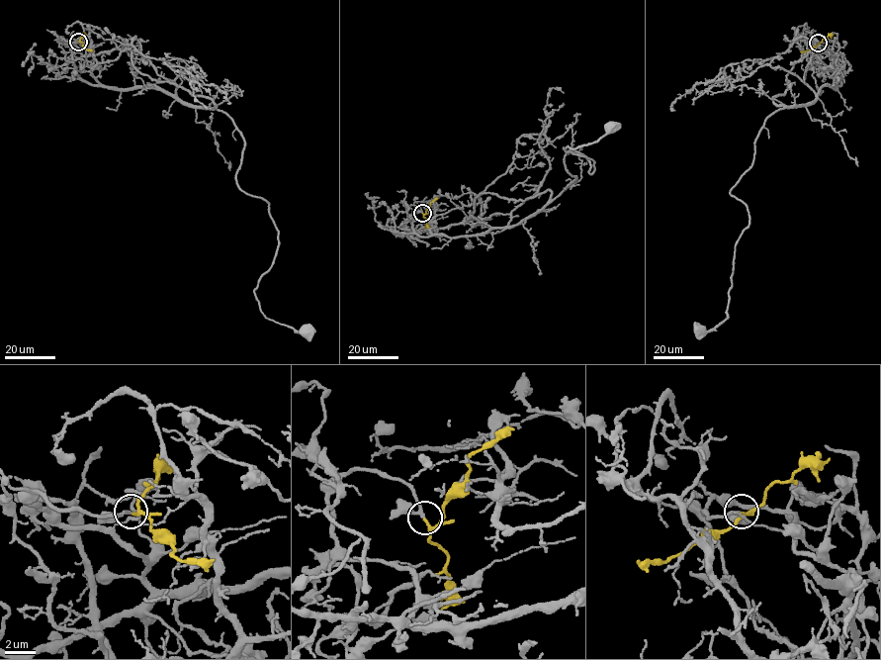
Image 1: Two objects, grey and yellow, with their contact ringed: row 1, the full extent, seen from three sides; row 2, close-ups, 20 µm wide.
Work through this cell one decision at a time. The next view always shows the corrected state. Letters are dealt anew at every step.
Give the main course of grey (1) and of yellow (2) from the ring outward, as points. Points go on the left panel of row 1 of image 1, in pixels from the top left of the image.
1: (78, 42), (61, 40), (101, 83), (156, 86), (232, 121), (236, 184), (278, 232), (254, 295), (305, 331)
2: (78, 42), (87, 49), (92, 49)

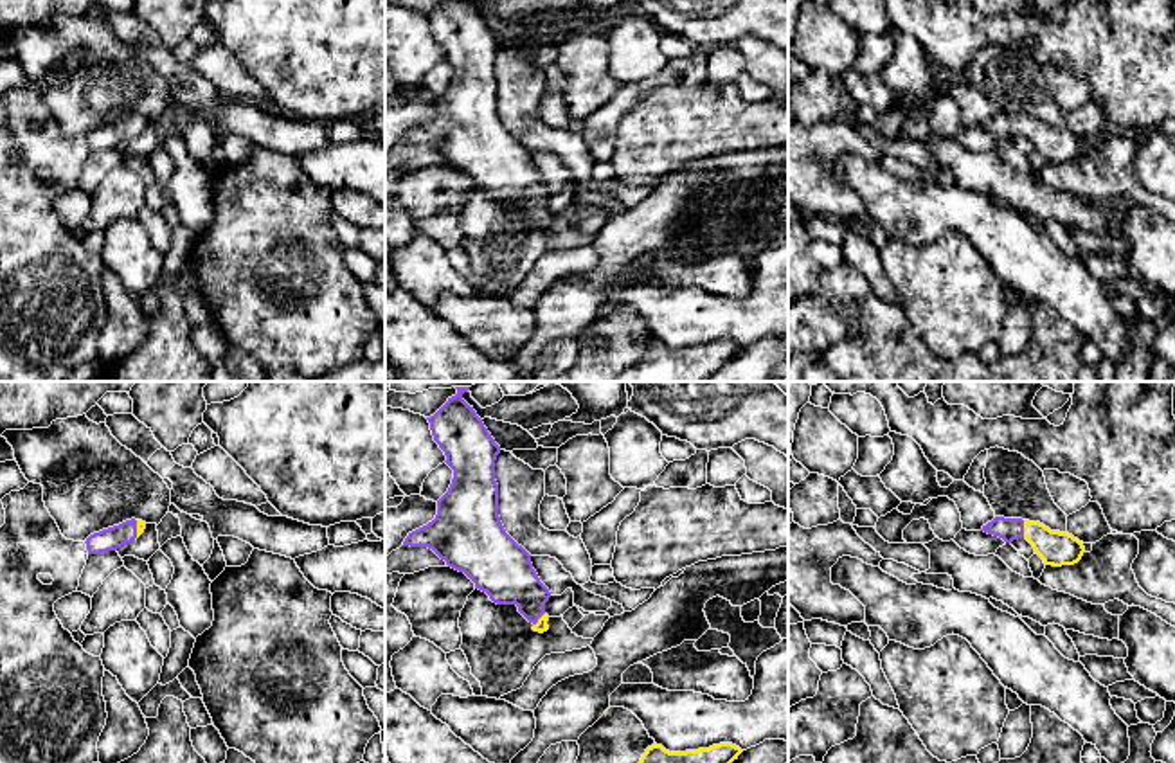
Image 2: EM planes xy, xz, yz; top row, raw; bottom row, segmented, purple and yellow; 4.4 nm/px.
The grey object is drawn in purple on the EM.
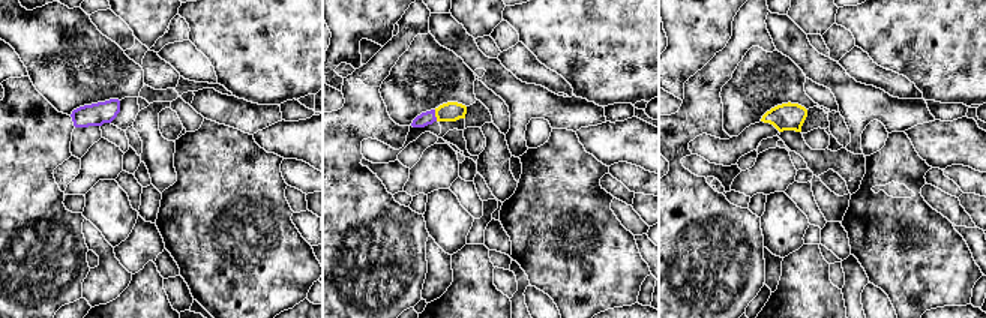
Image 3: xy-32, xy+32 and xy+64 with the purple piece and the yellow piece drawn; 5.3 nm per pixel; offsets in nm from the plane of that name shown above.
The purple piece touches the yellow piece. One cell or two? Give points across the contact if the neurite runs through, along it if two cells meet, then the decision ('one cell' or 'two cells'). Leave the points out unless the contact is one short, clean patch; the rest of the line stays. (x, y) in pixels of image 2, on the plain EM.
way yz (1008, 126), (1022, 126), (1033, 128), (1055, 144); one cell

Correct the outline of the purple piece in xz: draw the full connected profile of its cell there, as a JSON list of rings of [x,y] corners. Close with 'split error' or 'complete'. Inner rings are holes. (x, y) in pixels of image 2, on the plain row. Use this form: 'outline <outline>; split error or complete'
outline [[[444,0],[426,16],[453,76],[437,97],[435,115],[408,130],[403,142],[432,146],[493,200],[516,202],[534,229],[547,229],[551,189],[533,166],[531,151],[506,130],[498,113],[495,58],[500,43],[468,0]]]; split error

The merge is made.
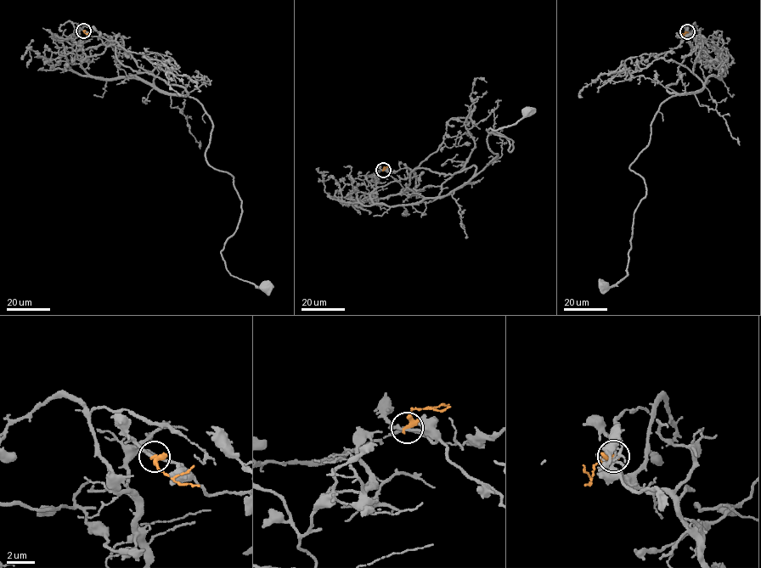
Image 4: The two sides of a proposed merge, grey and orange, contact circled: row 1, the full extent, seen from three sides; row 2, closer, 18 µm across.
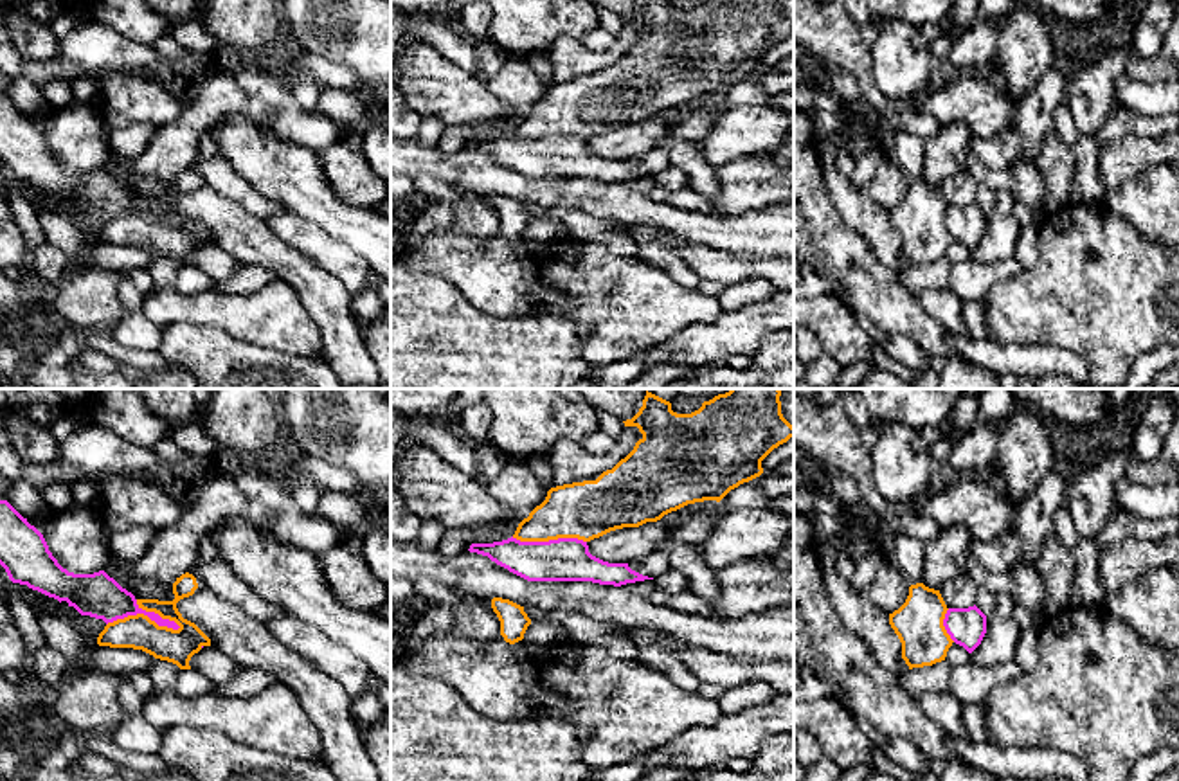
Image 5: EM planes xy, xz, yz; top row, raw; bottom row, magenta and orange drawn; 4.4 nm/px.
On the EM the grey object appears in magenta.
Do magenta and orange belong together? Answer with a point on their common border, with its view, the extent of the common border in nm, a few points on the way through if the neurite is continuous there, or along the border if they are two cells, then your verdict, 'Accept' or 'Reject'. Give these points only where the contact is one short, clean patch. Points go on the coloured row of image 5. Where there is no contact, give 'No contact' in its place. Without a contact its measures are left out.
Touches magenta at xy (144, 614). Shared border 340 nm. Reject

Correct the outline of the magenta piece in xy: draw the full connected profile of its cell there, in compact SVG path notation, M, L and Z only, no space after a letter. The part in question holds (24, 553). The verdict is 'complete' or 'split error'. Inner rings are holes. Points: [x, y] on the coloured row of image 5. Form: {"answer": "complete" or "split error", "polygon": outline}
{"answer": "complete", "polygon": "M0 500L0 565L13 583L27 585L59 603L67 601L81 615L103 619L106 624L144 614L158 626L180 628L175 621L142 610L135 596L104 570L74 574L63 569L43 534L7 500Z"}

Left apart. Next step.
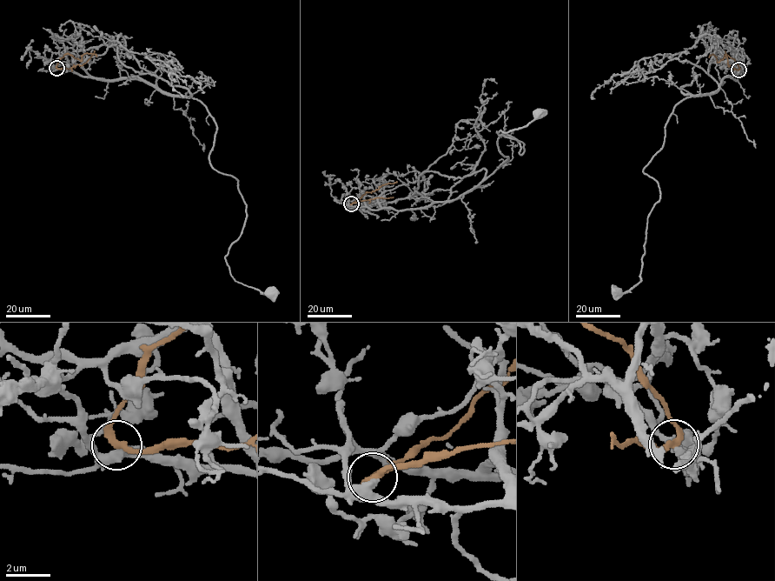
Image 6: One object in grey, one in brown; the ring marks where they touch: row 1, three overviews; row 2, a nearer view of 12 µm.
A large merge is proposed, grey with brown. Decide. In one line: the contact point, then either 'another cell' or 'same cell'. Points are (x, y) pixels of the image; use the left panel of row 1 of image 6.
at (56, 68); another cell

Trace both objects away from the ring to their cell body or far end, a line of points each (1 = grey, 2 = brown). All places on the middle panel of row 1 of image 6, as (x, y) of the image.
1: (351, 203), (399, 210), (460, 198), (507, 157), (501, 134), (524, 151), (496, 131), (538, 112)
2: (351, 203), (367, 192), (396, 181)

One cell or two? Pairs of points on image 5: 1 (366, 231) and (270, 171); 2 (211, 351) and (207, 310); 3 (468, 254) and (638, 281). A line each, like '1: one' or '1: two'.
1: one
2: two
3: one

